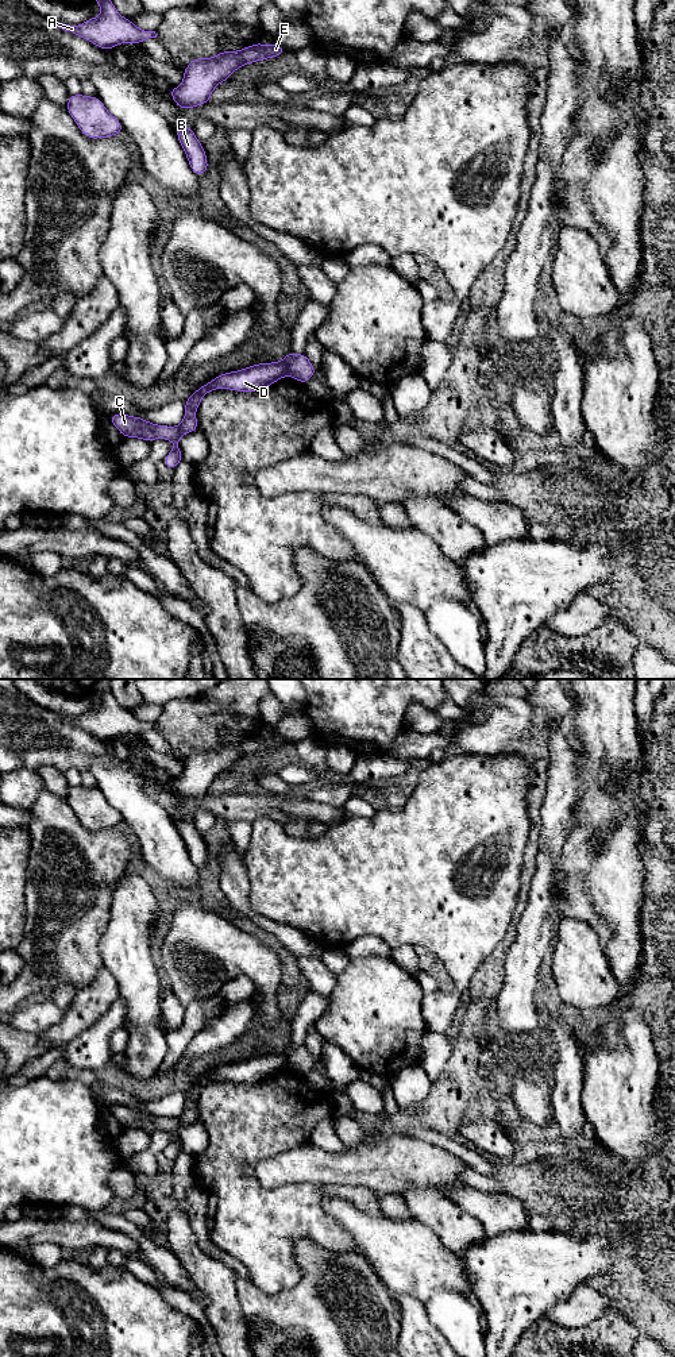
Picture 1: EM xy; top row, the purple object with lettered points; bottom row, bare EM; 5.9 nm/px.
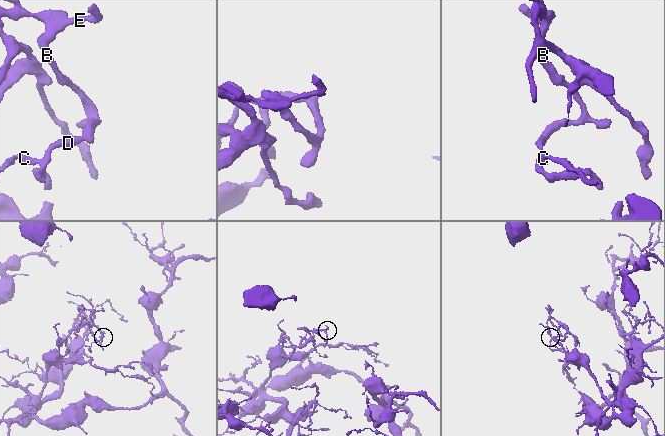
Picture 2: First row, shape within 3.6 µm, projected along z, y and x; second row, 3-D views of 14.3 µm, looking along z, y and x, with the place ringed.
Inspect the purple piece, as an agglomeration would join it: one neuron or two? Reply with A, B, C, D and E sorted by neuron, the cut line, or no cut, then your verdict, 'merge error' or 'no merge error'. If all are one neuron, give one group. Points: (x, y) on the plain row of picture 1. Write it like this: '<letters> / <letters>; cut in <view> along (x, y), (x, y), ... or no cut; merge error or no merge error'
A B E / C D; cut in xy along (281, 1053), (288, 1066); merge error

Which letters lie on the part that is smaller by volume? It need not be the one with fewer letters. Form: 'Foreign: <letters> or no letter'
Foreign: A, B, E

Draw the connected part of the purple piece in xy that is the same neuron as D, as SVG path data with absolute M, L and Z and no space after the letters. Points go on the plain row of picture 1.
M282 1053L256 1055L250 1059L217 1067L215 1071L200 1077L185 1092L185 1109L178 1118L157 1117L143 1109L134 1109L124 1105L112 1105L109 1113L119 1121L123 1129L139 1129L146 1133L166 1130L174 1134L174 1140L166 1146L163 1154L173 1163L182 1152L180 1130L185 1125L197 1122L198 1111L194 1103L198 1102L201 1090L216 1080L236 1083L258 1083L288 1067Z

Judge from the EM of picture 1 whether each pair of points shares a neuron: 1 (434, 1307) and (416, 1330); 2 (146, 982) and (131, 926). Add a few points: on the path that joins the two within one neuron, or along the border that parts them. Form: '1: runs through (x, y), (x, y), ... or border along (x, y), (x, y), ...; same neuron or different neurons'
1: border along (423, 1306), (431, 1323), (447, 1340); different neurons
2: runs through (134, 968), (131, 964), (131, 940); same neuron

